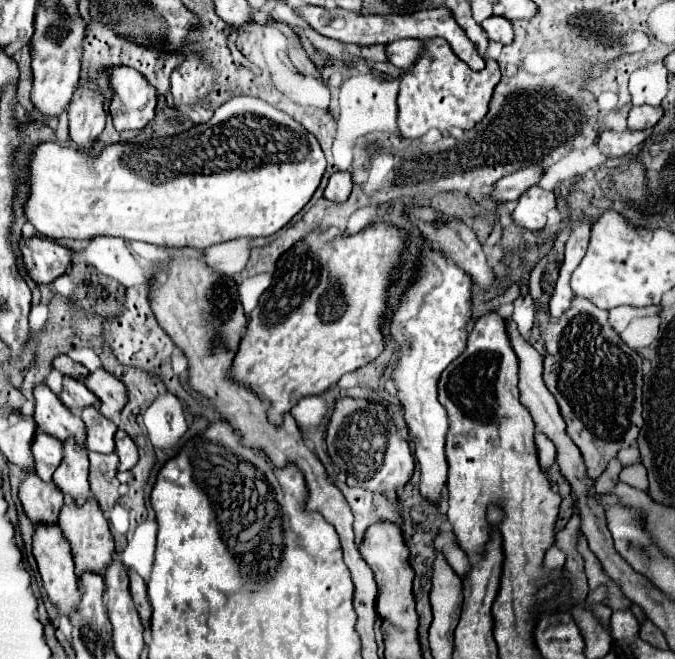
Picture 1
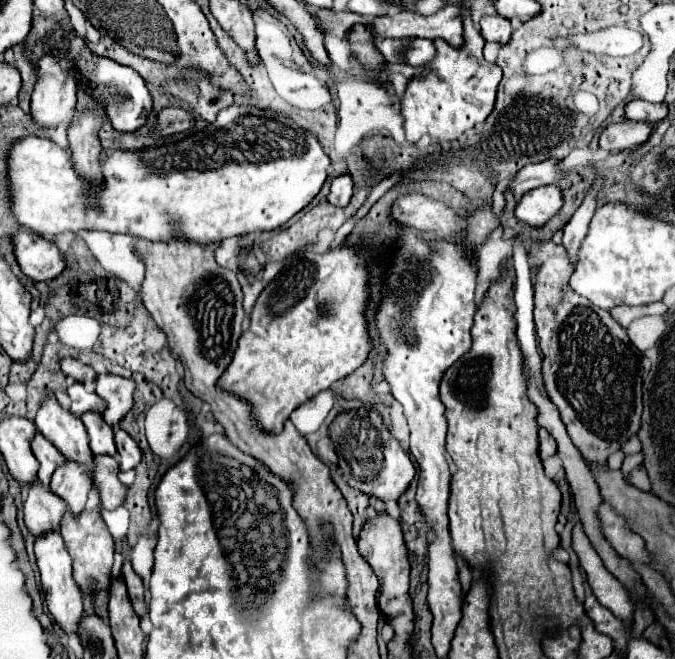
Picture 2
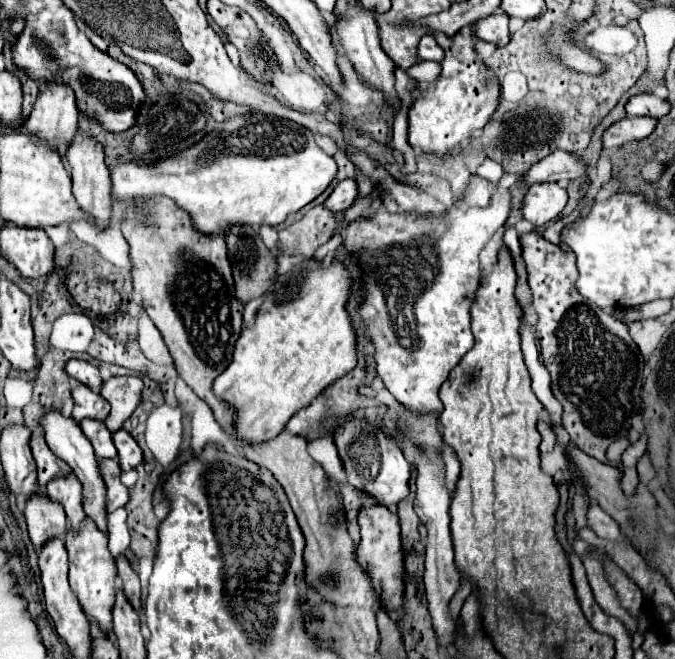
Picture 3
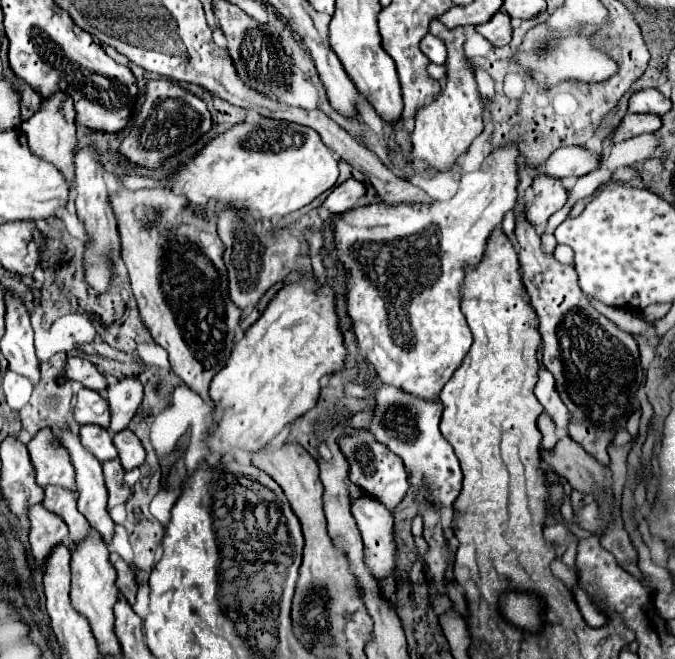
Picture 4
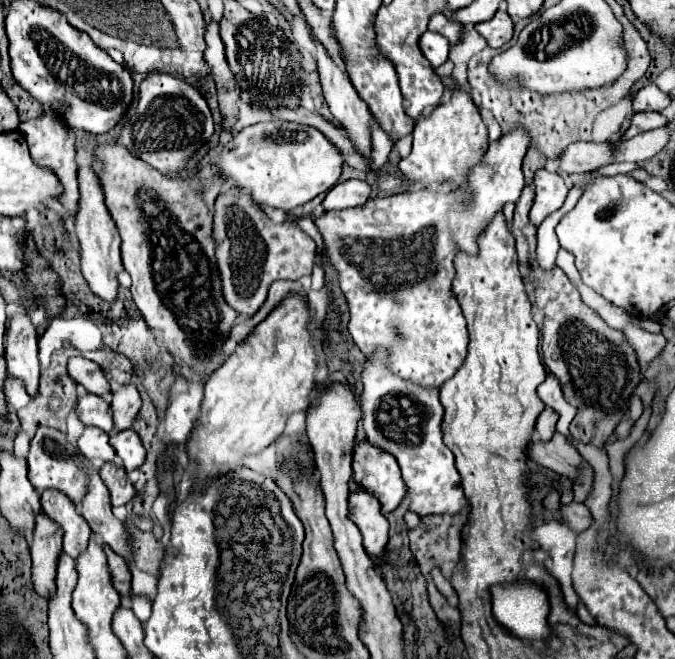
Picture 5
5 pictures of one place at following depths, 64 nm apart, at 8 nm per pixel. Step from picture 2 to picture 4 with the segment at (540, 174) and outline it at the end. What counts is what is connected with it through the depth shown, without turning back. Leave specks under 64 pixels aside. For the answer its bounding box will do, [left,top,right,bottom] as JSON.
[538,146,600,176]

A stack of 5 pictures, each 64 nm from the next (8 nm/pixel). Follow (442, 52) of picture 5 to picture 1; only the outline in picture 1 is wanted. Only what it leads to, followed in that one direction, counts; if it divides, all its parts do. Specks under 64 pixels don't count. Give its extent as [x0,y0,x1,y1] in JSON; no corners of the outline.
[388,40,422,68]

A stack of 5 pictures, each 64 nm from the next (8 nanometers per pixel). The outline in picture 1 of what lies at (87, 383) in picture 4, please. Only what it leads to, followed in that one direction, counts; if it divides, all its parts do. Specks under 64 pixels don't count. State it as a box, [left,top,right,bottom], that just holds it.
[54,356,90,378]

